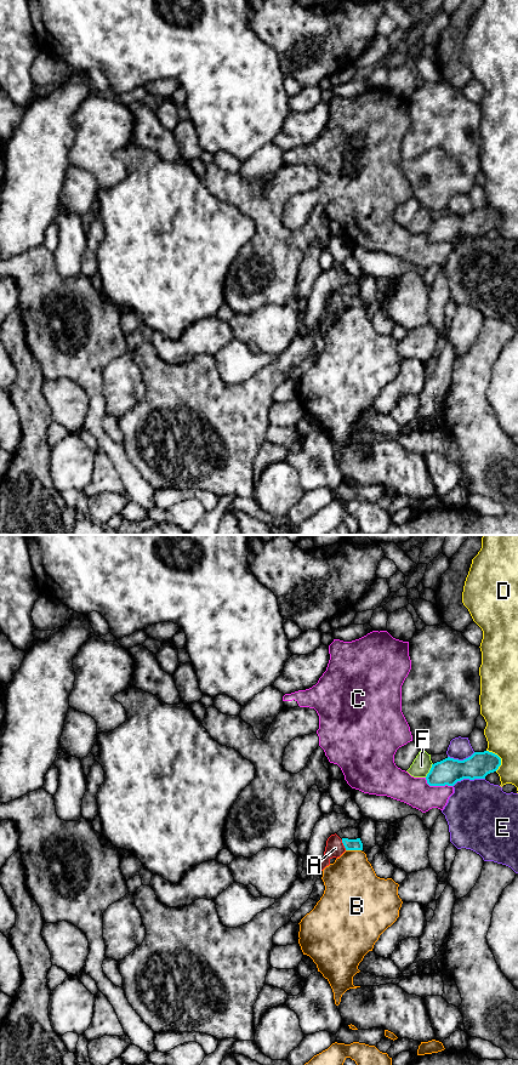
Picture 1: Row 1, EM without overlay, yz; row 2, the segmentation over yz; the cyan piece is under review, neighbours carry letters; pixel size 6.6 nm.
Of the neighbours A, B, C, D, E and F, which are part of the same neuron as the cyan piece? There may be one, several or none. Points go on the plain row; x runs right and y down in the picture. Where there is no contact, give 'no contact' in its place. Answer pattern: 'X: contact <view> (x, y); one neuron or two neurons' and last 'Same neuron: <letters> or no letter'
A: contact yz (343, 301); one neuron
B: contact yz (353, 306); two neurons
C: contact yz (437, 241); two neurons
D: contact yz (500, 215); two neurons
E: contact yz (468, 234); two neurons
F: contact yz (430, 227); two neurons
Same neuron: A

